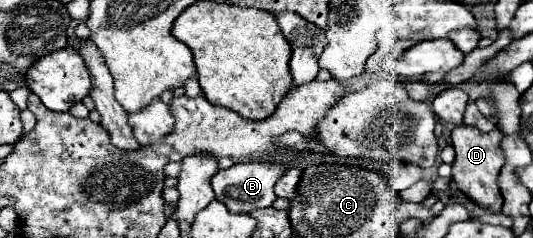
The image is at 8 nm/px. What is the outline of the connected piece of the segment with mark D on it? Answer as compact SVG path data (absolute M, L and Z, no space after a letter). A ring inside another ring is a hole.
M462 125L452 131L452 147L456 149L456 161L452 165L452 179L456 181L458 189L466 197L470 197L474 203L478 203L480 207L492 213L502 211L502 195L496 183L498 173L504 165L504 153L500 149L500 139L502 139L502 133L498 129L490 133L482 133L480 129Z

